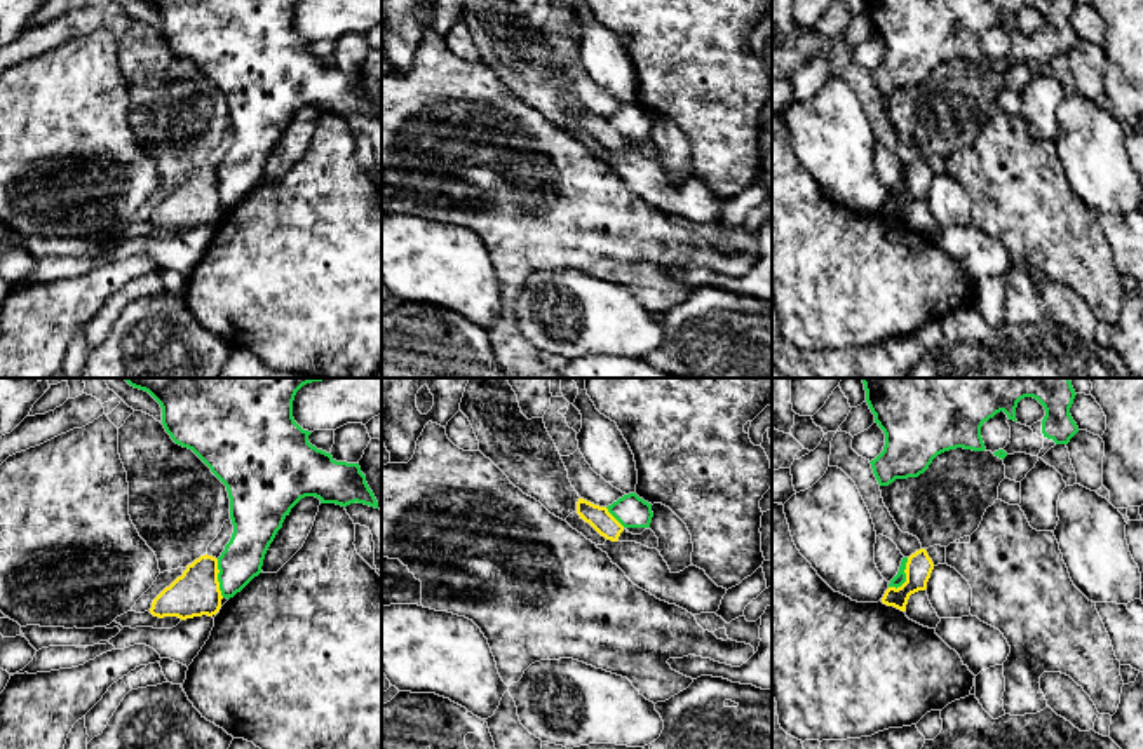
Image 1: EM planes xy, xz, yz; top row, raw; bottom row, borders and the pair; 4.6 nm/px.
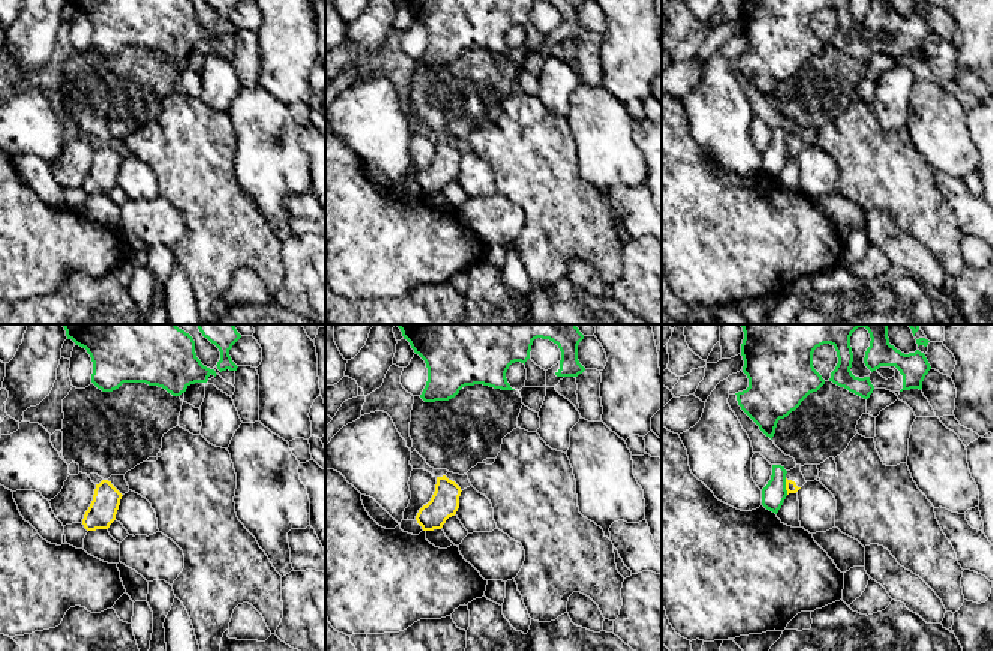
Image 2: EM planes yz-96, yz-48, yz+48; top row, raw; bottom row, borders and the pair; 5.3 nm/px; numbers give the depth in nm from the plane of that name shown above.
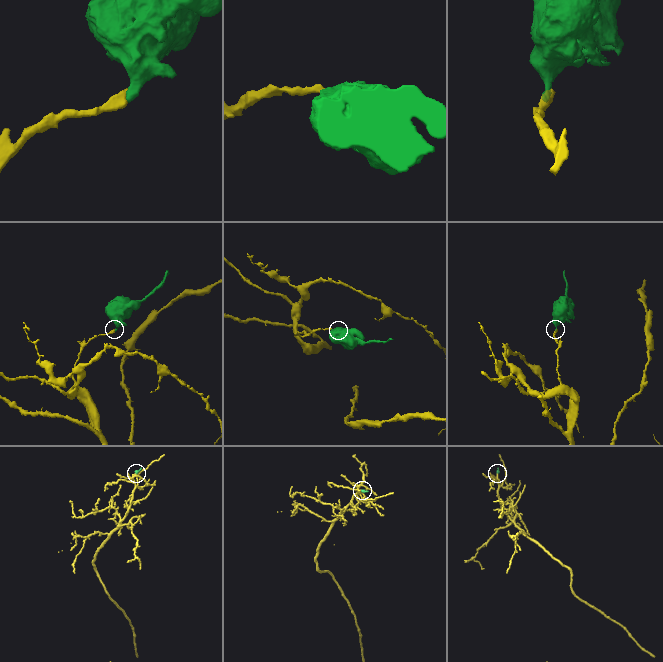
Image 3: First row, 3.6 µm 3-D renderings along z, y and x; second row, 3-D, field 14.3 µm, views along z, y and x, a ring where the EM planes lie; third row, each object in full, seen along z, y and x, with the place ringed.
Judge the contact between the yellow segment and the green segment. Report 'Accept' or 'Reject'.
Reject

